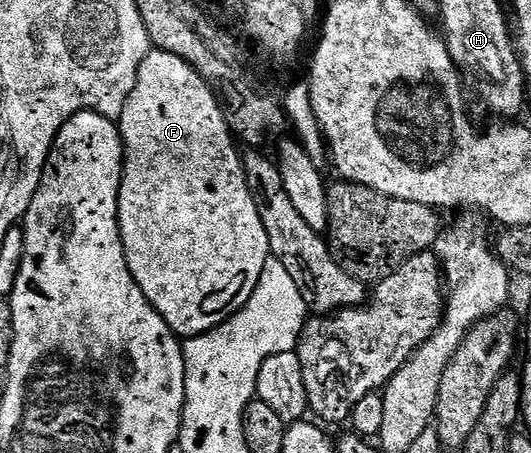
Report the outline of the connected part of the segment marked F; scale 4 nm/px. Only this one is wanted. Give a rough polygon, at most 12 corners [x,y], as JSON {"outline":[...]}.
{"outline":[[152,49],[122,107],[132,281],[181,339],[270,260],[222,101]]}

